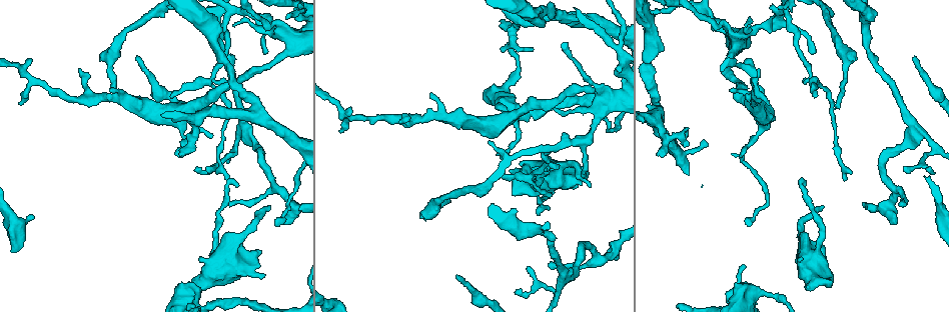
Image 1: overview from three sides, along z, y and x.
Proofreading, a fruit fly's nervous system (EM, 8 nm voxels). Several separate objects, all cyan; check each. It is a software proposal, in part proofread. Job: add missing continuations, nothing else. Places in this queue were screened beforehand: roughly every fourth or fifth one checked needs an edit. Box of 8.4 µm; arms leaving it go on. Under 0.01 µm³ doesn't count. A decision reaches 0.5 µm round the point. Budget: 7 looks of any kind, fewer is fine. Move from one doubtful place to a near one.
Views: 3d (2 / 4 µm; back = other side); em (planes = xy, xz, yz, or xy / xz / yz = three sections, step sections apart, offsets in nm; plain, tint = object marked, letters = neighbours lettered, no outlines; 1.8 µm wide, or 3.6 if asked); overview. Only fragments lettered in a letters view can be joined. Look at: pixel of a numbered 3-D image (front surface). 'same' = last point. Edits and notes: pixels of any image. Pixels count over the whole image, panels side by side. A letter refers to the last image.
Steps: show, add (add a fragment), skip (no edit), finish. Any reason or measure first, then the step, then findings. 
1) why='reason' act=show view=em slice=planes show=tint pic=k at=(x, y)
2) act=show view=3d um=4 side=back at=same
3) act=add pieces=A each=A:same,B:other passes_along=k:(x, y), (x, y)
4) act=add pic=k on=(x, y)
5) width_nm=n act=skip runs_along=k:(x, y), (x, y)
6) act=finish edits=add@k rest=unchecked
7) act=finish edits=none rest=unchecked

why='thick end' act=show view=em um=3.6 slice=planes show=tint pic=1 at=(582, 184)

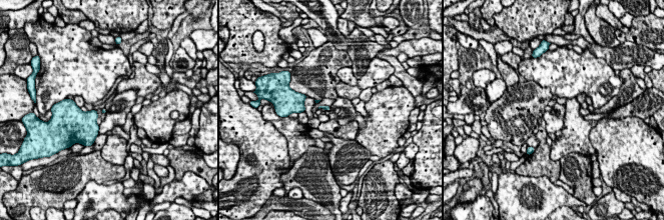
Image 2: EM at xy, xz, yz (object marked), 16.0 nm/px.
why='see the neighbours' act=show view=em um=3.6 slice=planes show=letters at=same

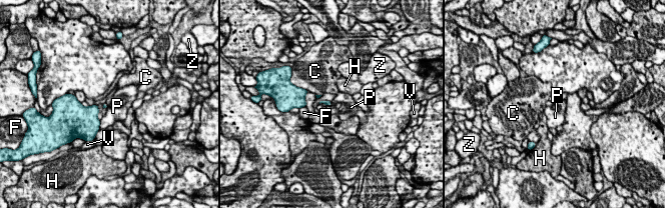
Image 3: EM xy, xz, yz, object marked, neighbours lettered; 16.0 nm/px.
act=skip each=C:other,F:other,H:other,P:other,V:other,Z:other found='no lettered fragment goes on from it'

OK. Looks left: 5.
why='branch stops here' act=show view=3d um=4 pic=1 at=(193, 279)

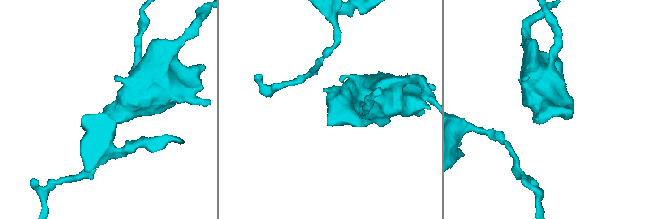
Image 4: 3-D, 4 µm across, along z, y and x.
why='need the tissue' act=show view=em um=3.6 slice=planes show=letters pic=4 at=(107, 110)

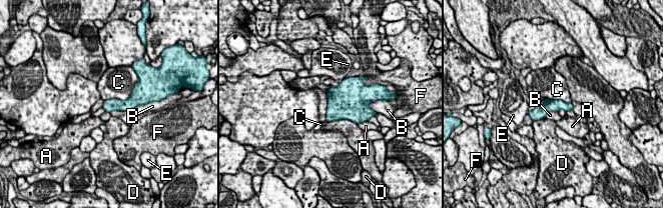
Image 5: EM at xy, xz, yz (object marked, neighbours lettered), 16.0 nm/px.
width_nm=200 act=skip each=A:other,B:other,C:other,D:other,E:other,F:other border=5:(135, 85), (127, 98), (104, 101) found='none of them fits'

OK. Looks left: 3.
why='sudden change in width' act=show view=em slice=planes show=letters pic=1 at=(749, 297)

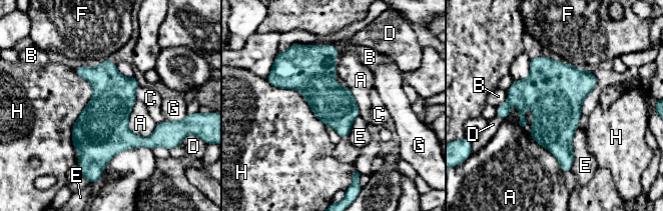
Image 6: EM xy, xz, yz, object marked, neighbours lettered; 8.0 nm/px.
width_nm=320 longest_contact=H:600nm act=skip each=A:other,B:other,C:other,D:other,E:other,F:other,G:other,H:other found='none of them fits'

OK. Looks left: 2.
act=finish edits=none rest=unchecked

